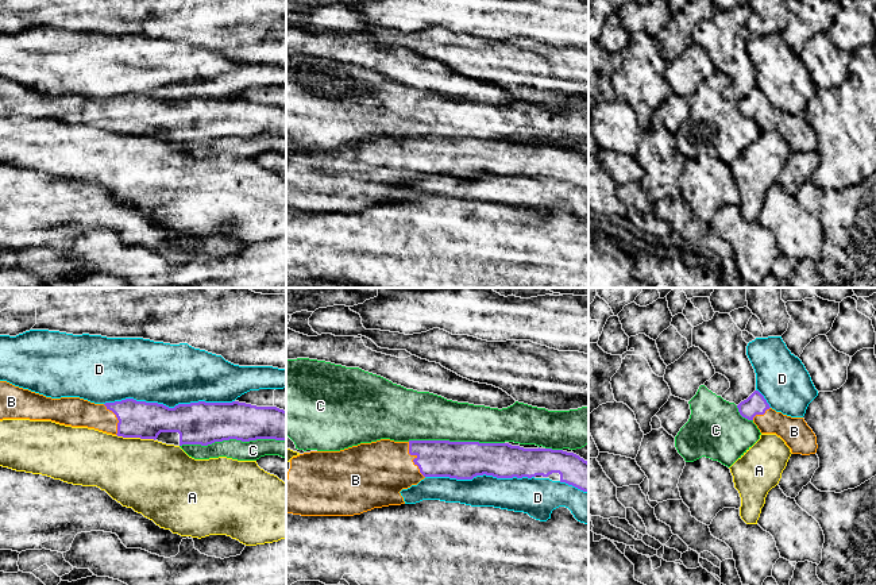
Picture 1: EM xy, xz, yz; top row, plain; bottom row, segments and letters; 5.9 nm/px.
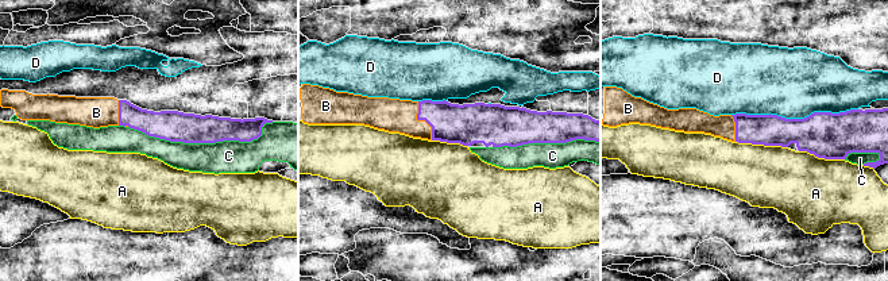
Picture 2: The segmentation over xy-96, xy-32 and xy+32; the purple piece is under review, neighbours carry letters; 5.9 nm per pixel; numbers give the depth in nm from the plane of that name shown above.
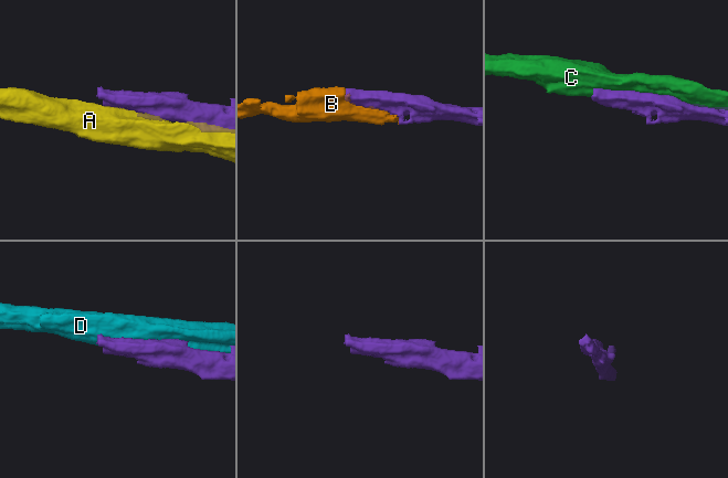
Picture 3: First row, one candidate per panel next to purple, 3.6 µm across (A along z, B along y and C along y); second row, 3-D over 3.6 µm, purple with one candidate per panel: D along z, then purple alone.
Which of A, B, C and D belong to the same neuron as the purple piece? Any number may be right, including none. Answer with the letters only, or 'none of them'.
B

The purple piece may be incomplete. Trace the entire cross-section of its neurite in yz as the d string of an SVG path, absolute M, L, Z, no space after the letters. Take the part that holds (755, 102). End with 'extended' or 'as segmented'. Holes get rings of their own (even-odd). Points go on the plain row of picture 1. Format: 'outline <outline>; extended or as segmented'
outline M755 88L738 103L742 115L752 118L761 131L776 131L791 146L792 151L815 151L817 134L803 115L791 115L769 104L764 93Z; extended

